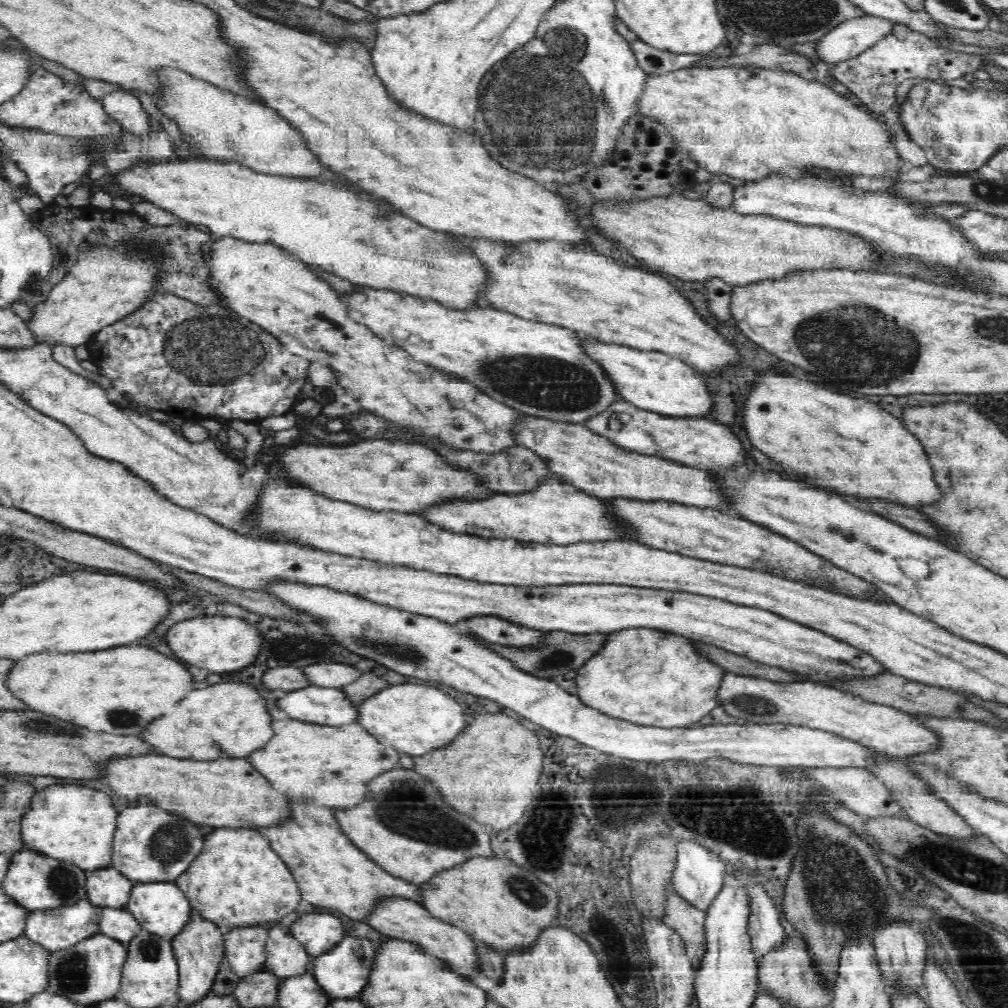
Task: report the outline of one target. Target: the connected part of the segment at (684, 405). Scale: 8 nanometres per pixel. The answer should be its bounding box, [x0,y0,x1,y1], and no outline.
[578,335,710,417]

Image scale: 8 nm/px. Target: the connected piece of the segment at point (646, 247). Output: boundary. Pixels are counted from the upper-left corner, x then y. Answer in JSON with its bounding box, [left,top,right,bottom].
[590,194,870,284]

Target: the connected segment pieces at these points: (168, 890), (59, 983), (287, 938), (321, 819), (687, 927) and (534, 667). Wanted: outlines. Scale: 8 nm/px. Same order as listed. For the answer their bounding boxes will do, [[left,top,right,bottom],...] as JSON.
[[126,881,193,935],[46,933,127,1007],[265,928,311,978],[258,803,424,923],[663,878,705,970],[460,628,604,679]]

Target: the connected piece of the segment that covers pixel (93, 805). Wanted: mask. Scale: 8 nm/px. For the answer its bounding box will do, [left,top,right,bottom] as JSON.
[21,784,119,872]

